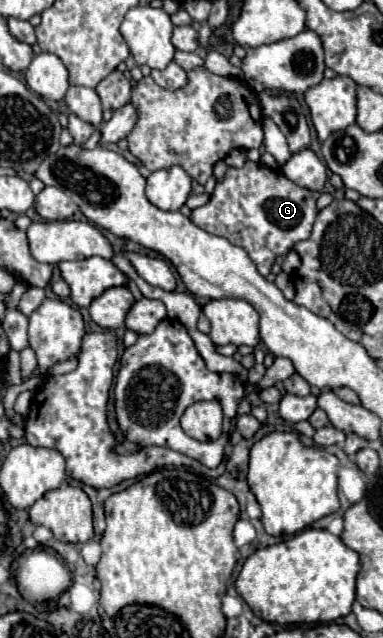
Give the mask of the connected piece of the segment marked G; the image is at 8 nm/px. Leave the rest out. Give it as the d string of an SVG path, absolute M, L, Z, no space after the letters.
M246 160L242 168L226 170L224 178L216 182L208 204L194 208L190 212L190 220L202 230L242 246L256 264L258 272L268 276L276 256L286 256L298 242L310 236L318 214L318 196L320 192L296 186L280 170Z

